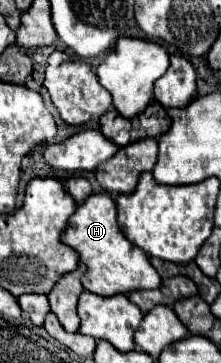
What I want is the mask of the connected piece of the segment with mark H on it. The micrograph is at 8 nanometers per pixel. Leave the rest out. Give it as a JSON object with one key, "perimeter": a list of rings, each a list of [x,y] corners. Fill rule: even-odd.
{"perimeter":[[[107,192],[91,194],[81,206],[77,206],[61,234],[61,242],[71,246],[79,254],[79,260],[87,266],[81,282],[83,288],[93,294],[113,296],[137,288],[157,288],[161,284],[161,278],[151,266],[149,256],[131,244],[119,230],[115,220],[115,200]]]}

